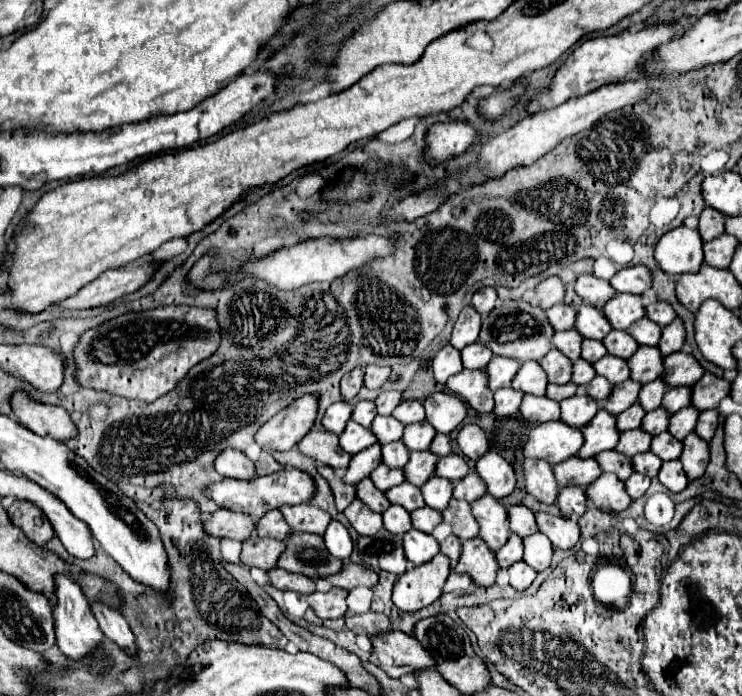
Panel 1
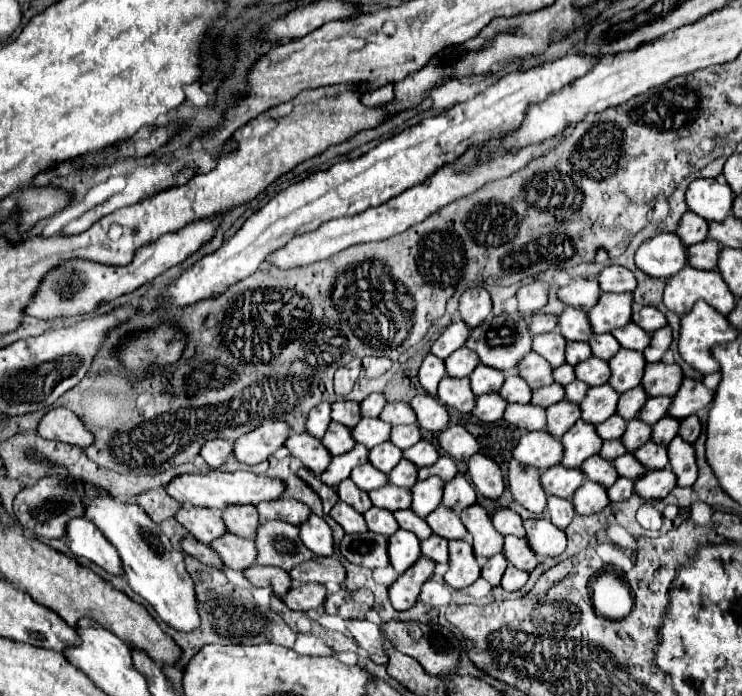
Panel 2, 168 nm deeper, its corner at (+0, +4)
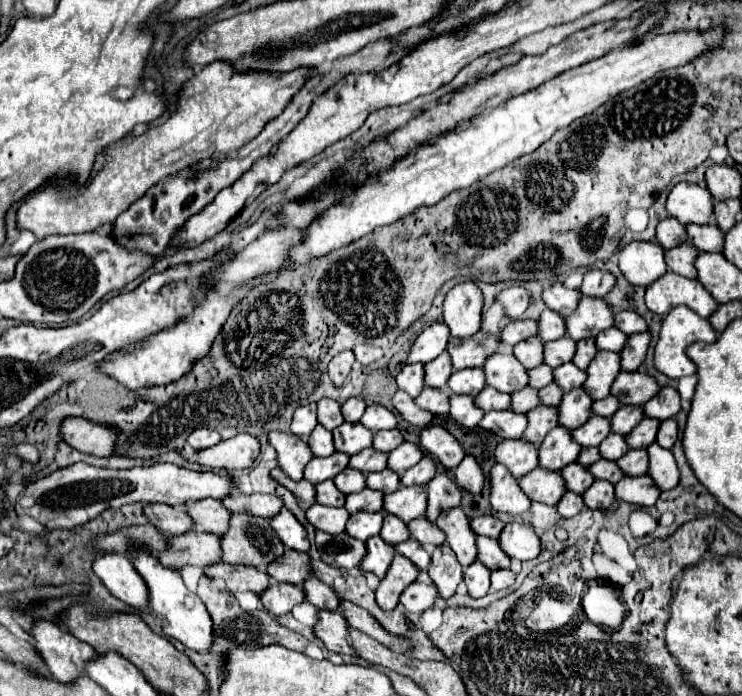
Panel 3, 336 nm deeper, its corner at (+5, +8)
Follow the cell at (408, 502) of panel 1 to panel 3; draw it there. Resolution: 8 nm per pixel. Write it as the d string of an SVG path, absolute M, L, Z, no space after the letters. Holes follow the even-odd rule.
M364 488L358 494L348 494L346 508L348 508L348 512L356 512L356 510L380 512L384 508L384 492L372 490L372 488Z

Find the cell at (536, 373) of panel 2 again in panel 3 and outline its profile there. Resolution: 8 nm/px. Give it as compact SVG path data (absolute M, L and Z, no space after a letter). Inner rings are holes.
M496 352L484 364L486 382L500 392L516 392L528 386L528 370L516 360L514 354Z

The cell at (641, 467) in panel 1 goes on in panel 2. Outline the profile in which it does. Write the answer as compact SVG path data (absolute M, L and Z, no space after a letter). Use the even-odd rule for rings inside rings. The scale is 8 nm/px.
M633 454L619 456L617 460L613 460L613 466L617 468L617 474L619 474L619 476L631 478L631 480L637 480L637 478L641 478L643 474L647 474L647 468L645 468Z

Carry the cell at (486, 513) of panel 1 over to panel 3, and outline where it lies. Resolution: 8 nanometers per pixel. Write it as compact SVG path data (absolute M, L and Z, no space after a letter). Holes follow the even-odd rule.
M450 508L436 520L436 524L446 532L450 548L456 552L460 564L466 568L476 560L476 532L470 526L462 508Z

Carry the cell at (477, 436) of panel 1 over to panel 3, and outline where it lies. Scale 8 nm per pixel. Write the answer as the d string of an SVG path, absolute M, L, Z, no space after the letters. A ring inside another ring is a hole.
M444 426L424 428L420 434L420 446L426 454L432 454L436 460L440 460L446 468L456 468L464 458L460 442Z

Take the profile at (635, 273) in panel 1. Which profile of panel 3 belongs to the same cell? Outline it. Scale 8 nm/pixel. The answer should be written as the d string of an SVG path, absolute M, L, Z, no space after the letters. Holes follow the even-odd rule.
M592 268L584 274L580 292L582 296L606 296L614 286L616 286L616 276L612 272Z

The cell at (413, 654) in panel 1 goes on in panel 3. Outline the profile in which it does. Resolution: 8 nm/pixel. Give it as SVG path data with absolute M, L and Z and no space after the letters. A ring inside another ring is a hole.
M322 610L320 612L320 622L316 624L314 632L326 644L328 650L334 650L338 654L358 656L354 646L352 646L352 640L350 640L348 620L342 614L330 612L330 610Z

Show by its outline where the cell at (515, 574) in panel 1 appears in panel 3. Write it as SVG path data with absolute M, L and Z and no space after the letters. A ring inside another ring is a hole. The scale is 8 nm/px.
M506 568L506 570L494 570L492 572L492 592L494 590L506 590L506 588L510 588L512 584L514 584L514 580L516 580L516 574L510 570L510 568Z

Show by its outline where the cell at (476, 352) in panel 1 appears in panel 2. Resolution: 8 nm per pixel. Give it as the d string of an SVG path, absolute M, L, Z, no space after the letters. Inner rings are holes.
M459 348L455 350L447 360L445 360L445 372L451 378L465 378L469 376L469 372L473 372L473 368L479 364L477 356L473 352L469 352L469 348Z

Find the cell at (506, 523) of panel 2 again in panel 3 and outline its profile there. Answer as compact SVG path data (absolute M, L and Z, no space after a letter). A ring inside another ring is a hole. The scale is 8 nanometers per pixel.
M478 516L470 524L472 524L476 534L484 534L484 536L490 536L490 538L498 538L500 532L506 526L502 520L494 518L494 516Z

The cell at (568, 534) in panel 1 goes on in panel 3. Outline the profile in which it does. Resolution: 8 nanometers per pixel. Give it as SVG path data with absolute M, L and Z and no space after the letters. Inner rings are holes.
M510 522L500 534L500 544L508 556L516 560L532 560L542 552L542 540L536 530L526 522Z

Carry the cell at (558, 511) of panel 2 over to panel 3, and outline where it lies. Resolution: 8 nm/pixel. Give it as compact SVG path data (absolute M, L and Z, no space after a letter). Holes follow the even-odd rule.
M532 502L530 512L532 512L530 524L536 528L536 532L550 530L560 520L560 514L556 512L556 506L548 506L548 504L542 504L542 502Z

